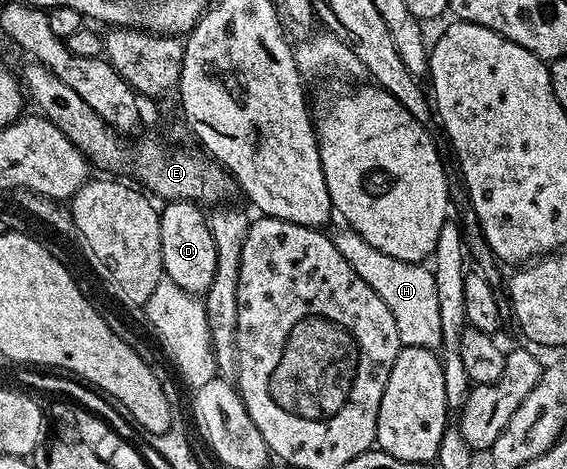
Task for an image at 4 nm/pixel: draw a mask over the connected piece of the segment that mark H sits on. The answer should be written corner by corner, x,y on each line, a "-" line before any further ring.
342,227
339,233
333,234
334,246
344,259
384,299
388,311
392,311
392,319
396,319
396,331
400,335
403,346
415,345
425,349
437,350
441,346
440,308
436,297
436,283
433,272
425,264
412,261
401,261
384,255
384,251
376,251
372,243
365,241
355,229

